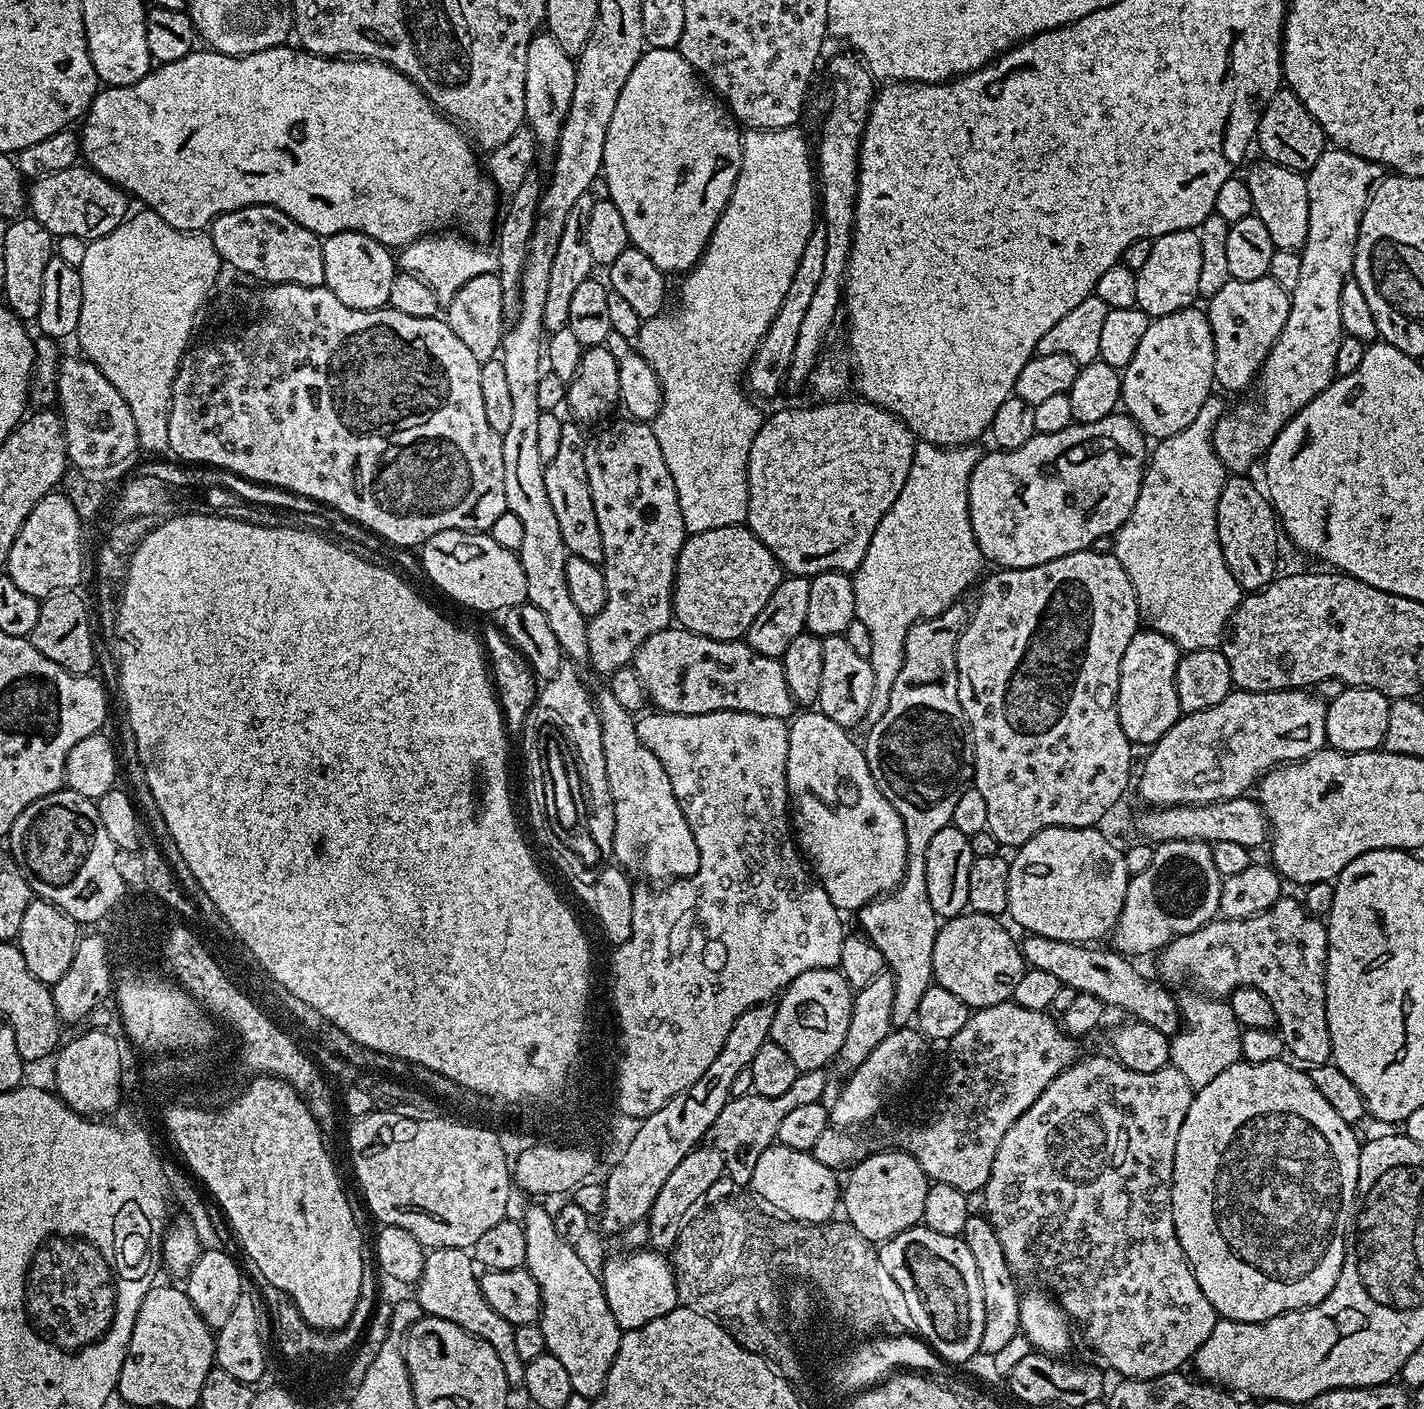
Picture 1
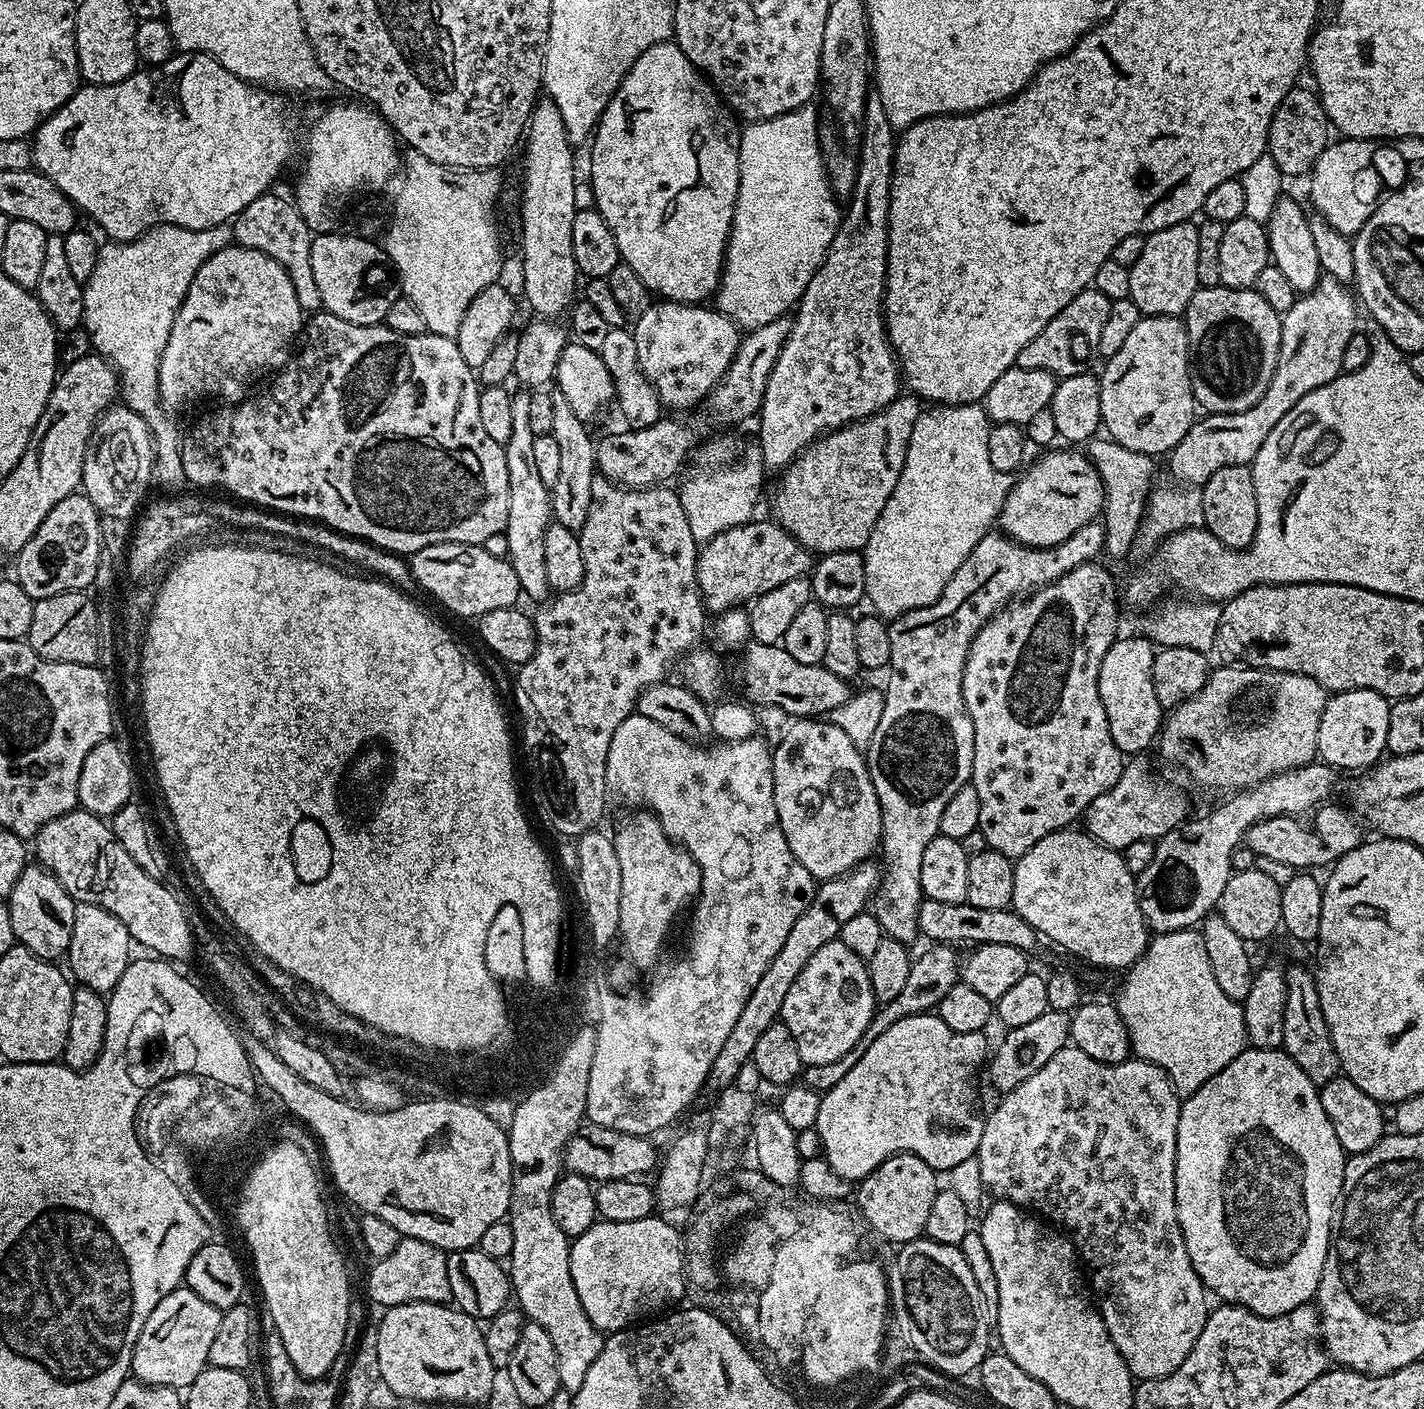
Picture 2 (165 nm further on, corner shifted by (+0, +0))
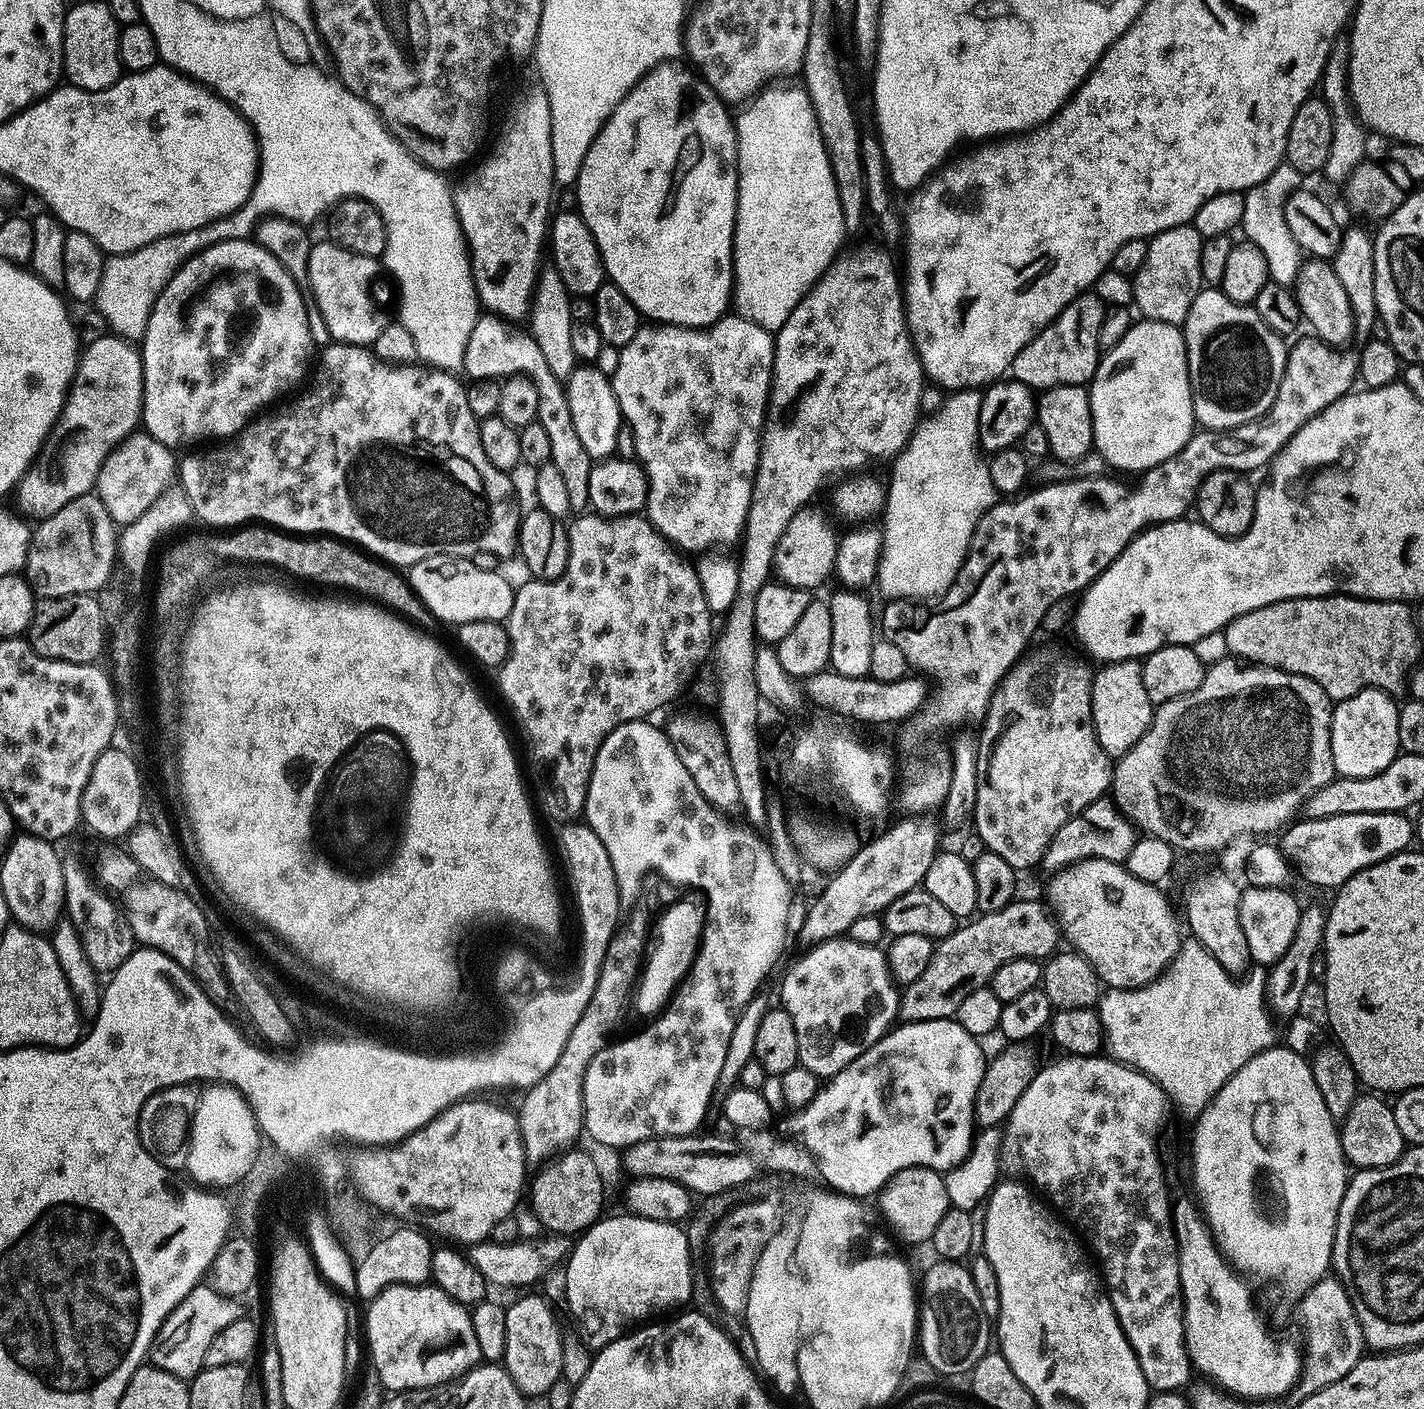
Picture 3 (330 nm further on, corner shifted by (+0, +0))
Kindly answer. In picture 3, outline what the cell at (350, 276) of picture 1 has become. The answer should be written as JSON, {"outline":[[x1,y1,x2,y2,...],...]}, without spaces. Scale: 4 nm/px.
{"outline":[[331,242,313,243,308,261,308,284,314,290,318,310,322,310,333,341,370,346,378,338,382,320,376,317,376,304,372,301,372,279,381,268,377,258,352,253]]}

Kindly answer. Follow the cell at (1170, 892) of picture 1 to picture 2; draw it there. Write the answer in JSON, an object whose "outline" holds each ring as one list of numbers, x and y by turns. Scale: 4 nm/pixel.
{"outline":[[1313,762,1301,768,1279,772,1258,782,1252,788,1237,791,1233,795,1236,796,1233,800,1218,805,1213,812,1208,812,1197,820,1189,819,1179,828,1160,837,1150,866,1146,866,1146,870,1138,873,1138,899,1149,929,1159,934,1196,928,1219,905,1222,894,1226,890,1226,882,1234,871,1232,855,1245,839,1246,830,1258,820,1269,820,1275,816,1296,816,1304,814,1300,812,1311,813,1319,809,1331,797,1328,795,1335,790,1336,776,1338,776,1337,769,1323,762]]}

